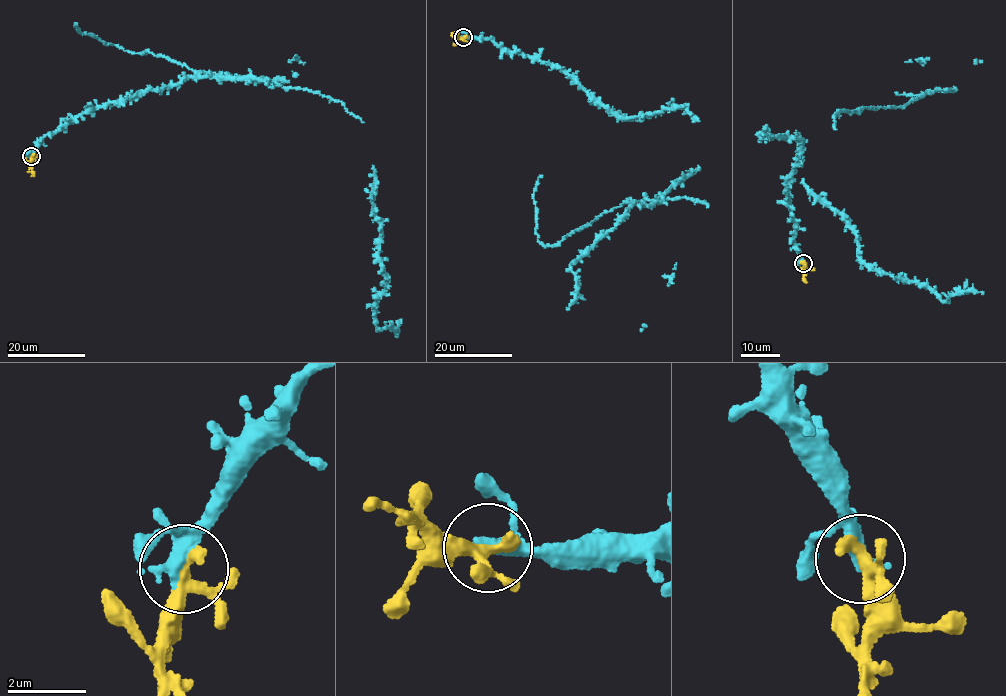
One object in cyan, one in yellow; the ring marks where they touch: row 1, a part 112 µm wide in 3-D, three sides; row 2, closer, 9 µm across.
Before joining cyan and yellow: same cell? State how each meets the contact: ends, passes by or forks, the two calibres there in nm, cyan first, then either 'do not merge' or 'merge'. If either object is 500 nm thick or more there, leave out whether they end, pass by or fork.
cyan forks; yellow forks; calibres 260 and 260 nm; merge

